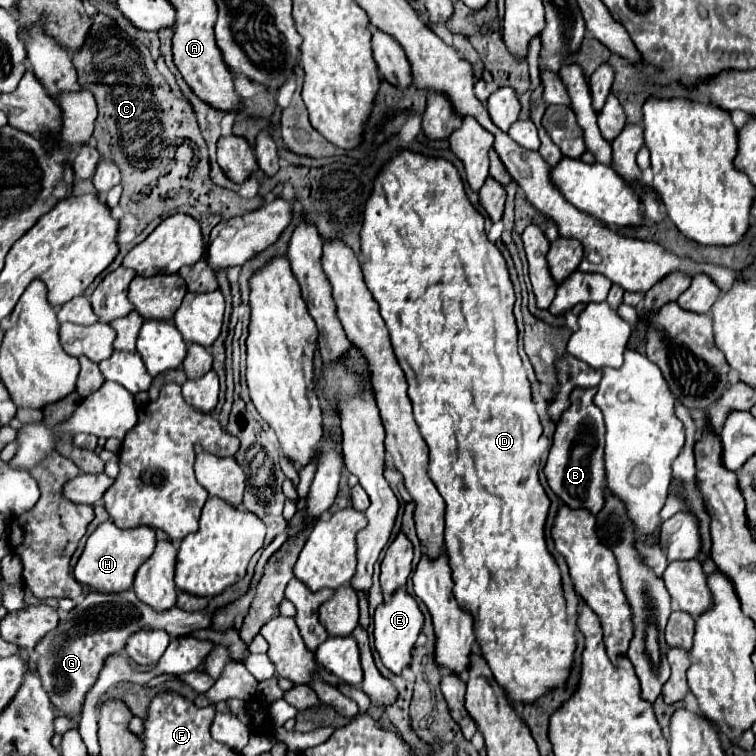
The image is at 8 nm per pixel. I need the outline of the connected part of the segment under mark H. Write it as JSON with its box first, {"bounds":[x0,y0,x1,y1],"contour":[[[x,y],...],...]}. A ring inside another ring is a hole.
{"bounds":[74,522,156,592],"contour":[[[114,522],[100,524],[86,540],[84,552],[74,568],[74,578],[80,584],[88,584],[92,590],[98,592],[122,592],[132,588],[136,570],[150,558],[152,550],[156,546],[154,528],[150,526],[138,526],[130,530],[122,530],[114,526]]]}

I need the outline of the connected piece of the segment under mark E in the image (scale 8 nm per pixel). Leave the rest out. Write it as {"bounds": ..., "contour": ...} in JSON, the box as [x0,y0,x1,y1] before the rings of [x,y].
{"bounds":[374,588,424,674],"contour":[[[398,588],[394,592],[394,596],[390,596],[390,600],[382,602],[376,608],[376,614],[374,614],[374,648],[380,654],[382,664],[390,672],[400,674],[410,664],[410,652],[414,648],[416,636],[420,634],[422,622],[424,622],[424,616],[418,608],[418,602],[414,596],[410,596],[406,592],[406,588]]]}

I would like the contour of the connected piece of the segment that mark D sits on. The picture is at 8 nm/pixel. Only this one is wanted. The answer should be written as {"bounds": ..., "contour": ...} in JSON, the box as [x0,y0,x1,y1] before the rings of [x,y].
{"bounds":[362,150,576,704],"contour":[[[402,150],[394,160],[390,160],[384,170],[374,180],[374,190],[366,202],[364,210],[364,224],[362,224],[362,272],[364,280],[374,296],[374,300],[380,306],[380,316],[384,318],[388,330],[390,330],[390,342],[392,350],[396,354],[396,360],[400,368],[406,374],[408,380],[408,396],[414,406],[414,418],[420,428],[420,434],[430,450],[430,462],[428,462],[428,476],[436,484],[438,492],[442,494],[446,502],[446,530],[444,530],[444,546],[448,554],[448,564],[452,568],[452,580],[454,580],[454,596],[462,610],[466,610],[474,620],[474,636],[480,646],[482,658],[488,662],[496,682],[506,692],[508,700],[512,704],[534,704],[538,698],[542,698],[548,690],[564,688],[566,680],[570,676],[570,668],[574,662],[574,650],[576,650],[576,638],[574,630],[568,622],[566,614],[566,600],[562,592],[562,578],[560,568],[554,560],[554,556],[546,548],[544,540],[544,524],[550,508],[550,500],[538,480],[538,464],[540,464],[540,446],[538,440],[542,436],[542,424],[538,420],[532,396],[530,396],[530,382],[526,378],[526,370],[522,368],[522,360],[518,356],[518,330],[514,322],[514,288],[508,276],[506,260],[502,258],[500,250],[486,238],[484,234],[484,218],[478,214],[478,210],[468,202],[468,196],[464,192],[462,178],[458,170],[448,160],[436,160],[436,158],[424,158],[420,154]]]}

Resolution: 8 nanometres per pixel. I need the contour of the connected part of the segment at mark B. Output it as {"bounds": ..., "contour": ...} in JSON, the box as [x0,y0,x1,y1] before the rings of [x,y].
{"bounds":[544,388,604,516],"contour":[[[576,388],[570,396],[572,404],[562,414],[556,426],[554,442],[544,466],[544,474],[552,492],[568,508],[584,508],[594,516],[604,506],[604,470],[602,470],[602,446],[604,446],[604,418],[600,408],[594,404],[596,388],[580,390]]]}

